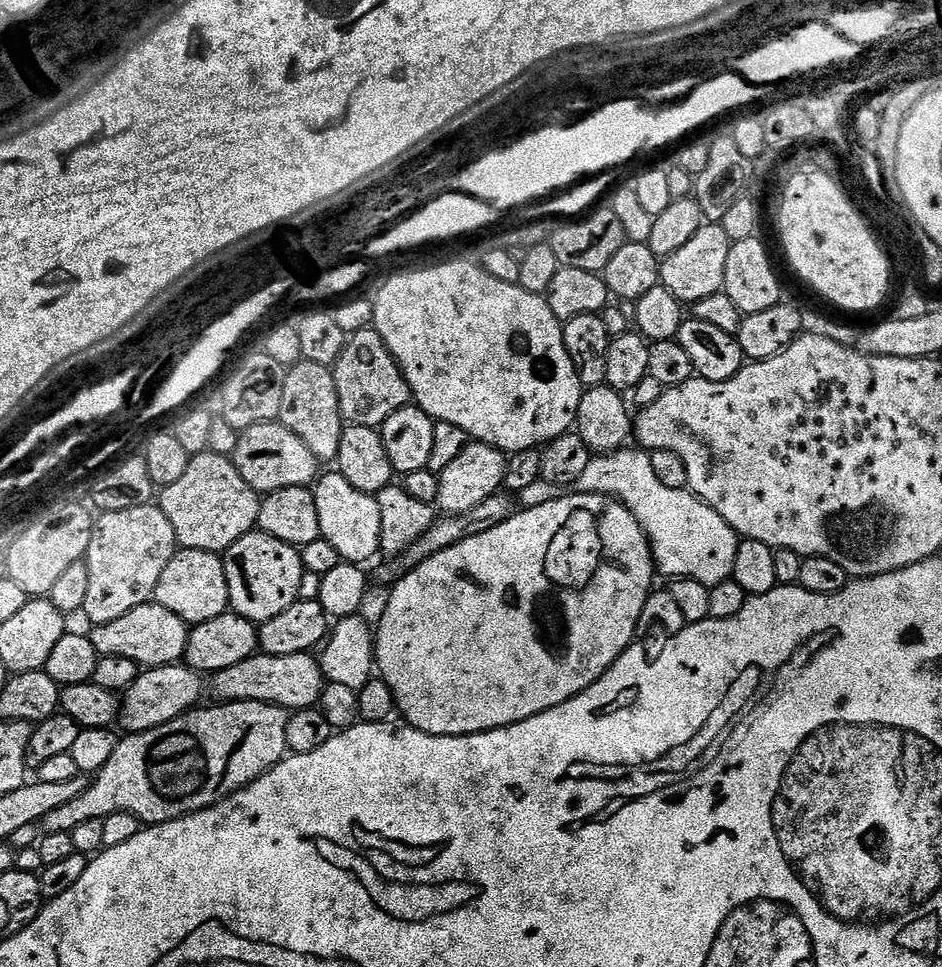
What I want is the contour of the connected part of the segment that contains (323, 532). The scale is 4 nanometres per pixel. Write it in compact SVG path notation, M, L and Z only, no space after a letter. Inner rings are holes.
M325 471L314 484L320 535L326 542L330 542L330 546L334 546L334 550L338 550L341 561L367 565L367 560L380 552L382 518L378 514L378 502L375 495L354 490L354 486L346 482L340 471L331 471Z

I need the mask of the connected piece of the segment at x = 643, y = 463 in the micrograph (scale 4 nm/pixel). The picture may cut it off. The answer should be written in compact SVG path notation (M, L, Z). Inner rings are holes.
M625 446L619 452L593 455L574 488L577 493L607 496L624 504L648 536L652 559L661 577L694 578L694 582L711 586L733 575L736 551L741 543L736 531L688 488L670 490L670 486L662 486L654 474L654 466L650 466L647 451Z

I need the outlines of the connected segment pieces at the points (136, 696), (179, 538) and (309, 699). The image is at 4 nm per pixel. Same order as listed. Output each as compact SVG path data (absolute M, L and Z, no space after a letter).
M183 663L141 671L139 678L123 693L120 701L119 727L124 727L123 731L131 734L154 730L166 722L177 720L203 701L200 699L204 696L204 688L206 692L205 677Z
M207 451L189 459L186 474L158 496L158 507L174 526L176 543L180 548L193 548L222 554L247 532L257 527L261 497L238 474L236 465L227 456Z
M257 654L246 658L246 662L238 662L238 666L230 666L226 670L215 673L210 680L210 688L216 691L216 700L231 702L245 700L246 702L266 702L277 704L285 710L301 708L316 708L324 693L325 679L320 661L315 655L282 654L281 656L266 656Z

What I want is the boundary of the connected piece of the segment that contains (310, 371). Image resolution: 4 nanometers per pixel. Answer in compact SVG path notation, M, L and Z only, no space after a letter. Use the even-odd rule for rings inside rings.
M301 359L299 364L291 365L285 371L279 423L284 424L286 430L298 434L298 438L302 438L302 442L310 448L310 454L314 454L317 460L335 461L346 421L340 414L338 386L334 386L332 368Z

